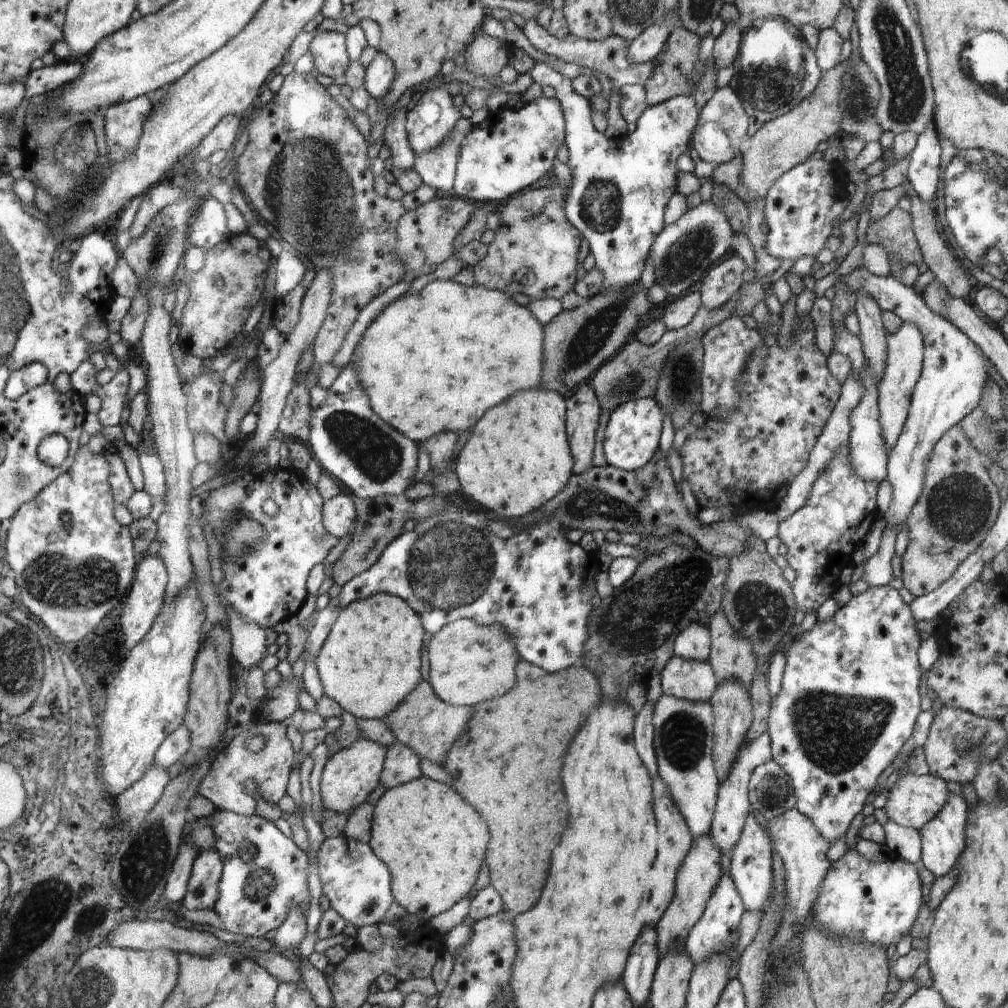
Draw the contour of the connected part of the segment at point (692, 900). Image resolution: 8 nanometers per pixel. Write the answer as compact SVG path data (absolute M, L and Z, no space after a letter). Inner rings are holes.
M710 833L706 836L694 838L694 846L682 860L678 872L676 872L676 888L674 888L674 898L668 904L664 916L656 926L656 942L659 956L666 956L668 952L680 952L687 946L688 934L692 926L700 920L704 914L704 908L710 900L710 896L715 894L716 887L722 879L722 868L720 868L720 852Z

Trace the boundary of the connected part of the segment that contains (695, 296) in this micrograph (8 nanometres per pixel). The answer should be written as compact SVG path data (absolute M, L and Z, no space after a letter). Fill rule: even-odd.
M686 292L672 299L666 308L662 322L667 330L676 330L687 326L701 308L701 292Z

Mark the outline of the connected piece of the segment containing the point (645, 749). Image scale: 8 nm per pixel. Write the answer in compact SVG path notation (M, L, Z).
M646 702L636 720L636 748L640 748L640 760L651 773L652 780L658 776L658 764L653 748L652 702Z

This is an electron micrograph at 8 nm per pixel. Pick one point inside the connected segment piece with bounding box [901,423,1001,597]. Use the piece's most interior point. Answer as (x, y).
(959, 504)

